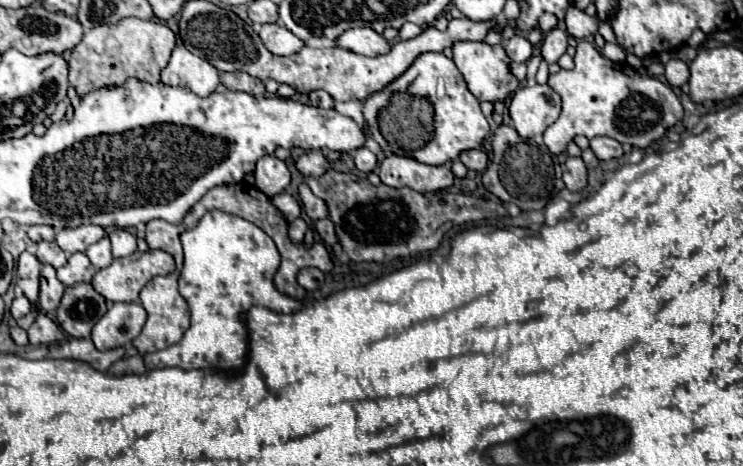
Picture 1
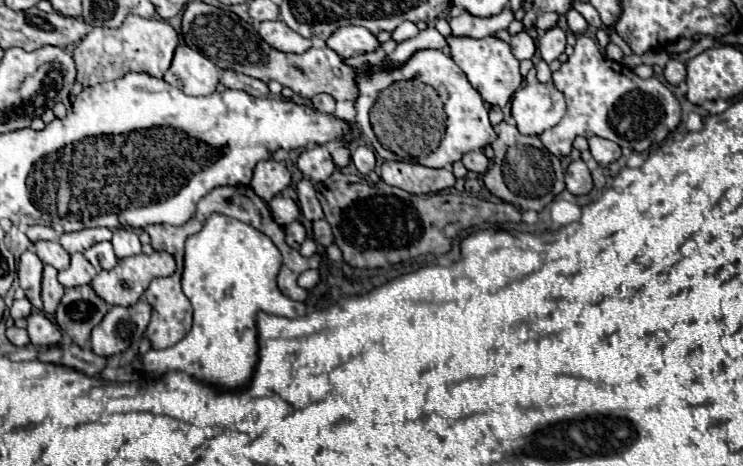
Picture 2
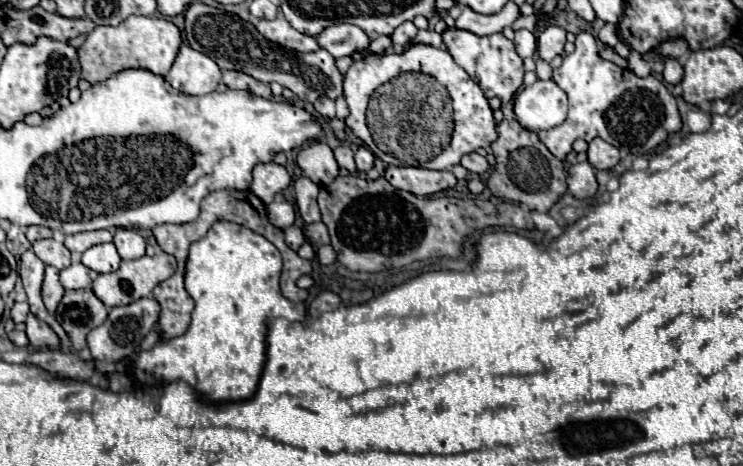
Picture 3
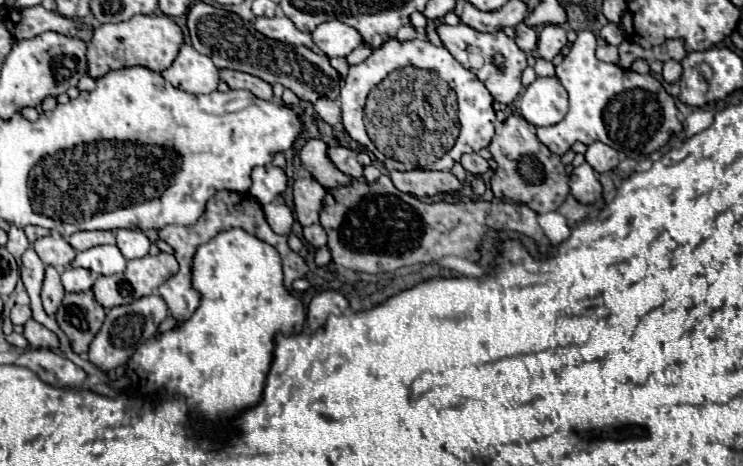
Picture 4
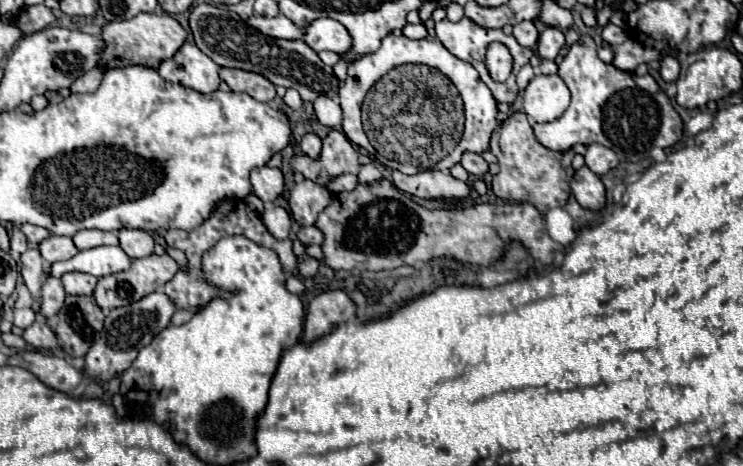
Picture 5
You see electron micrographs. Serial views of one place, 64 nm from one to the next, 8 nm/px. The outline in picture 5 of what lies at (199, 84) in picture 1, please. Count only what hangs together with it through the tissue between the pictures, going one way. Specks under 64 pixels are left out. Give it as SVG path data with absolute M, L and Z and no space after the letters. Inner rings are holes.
M184 42L174 58L160 64L158 74L174 84L182 84L200 94L218 90L218 66L194 44Z

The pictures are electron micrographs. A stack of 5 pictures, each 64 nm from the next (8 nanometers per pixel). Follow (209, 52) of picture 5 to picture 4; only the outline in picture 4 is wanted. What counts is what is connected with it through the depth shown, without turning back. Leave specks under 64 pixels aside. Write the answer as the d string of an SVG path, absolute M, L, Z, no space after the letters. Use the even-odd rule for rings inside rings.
M194 2L188 10L188 32L192 46L212 58L218 68L232 68L252 76L262 78L268 84L280 82L284 88L290 88L300 100L316 102L326 96L336 100L340 96L338 72L330 66L328 56L314 54L310 48L292 48L290 44L270 40L262 36L250 22L244 22L238 14L232 14L224 8L216 8L204 2Z

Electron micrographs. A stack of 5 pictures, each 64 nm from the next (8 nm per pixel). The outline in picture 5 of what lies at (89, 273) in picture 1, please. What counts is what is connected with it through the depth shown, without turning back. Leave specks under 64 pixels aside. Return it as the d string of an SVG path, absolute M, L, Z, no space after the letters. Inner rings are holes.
M68 272L62 276L66 294L74 294L74 296L92 296L96 280L98 280L96 276L84 272Z

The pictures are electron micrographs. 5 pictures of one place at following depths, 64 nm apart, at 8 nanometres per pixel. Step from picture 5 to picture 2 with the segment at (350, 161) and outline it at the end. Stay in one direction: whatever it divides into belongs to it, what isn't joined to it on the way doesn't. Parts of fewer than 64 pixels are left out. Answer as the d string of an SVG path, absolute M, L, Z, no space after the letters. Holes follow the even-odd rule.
M338 144L338 146L332 150L332 158L334 158L334 164L336 164L336 166L348 166L348 162L350 162L350 152L348 152L346 146Z

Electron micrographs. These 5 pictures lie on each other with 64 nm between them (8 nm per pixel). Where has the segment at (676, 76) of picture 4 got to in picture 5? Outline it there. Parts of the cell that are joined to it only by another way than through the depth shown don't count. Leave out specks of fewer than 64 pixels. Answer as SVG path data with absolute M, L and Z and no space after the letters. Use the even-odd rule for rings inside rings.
M666 56L666 58L660 62L660 76L662 76L662 80L666 80L666 82L676 82L678 74L680 74L680 64L678 64L678 60L672 58L672 56Z

